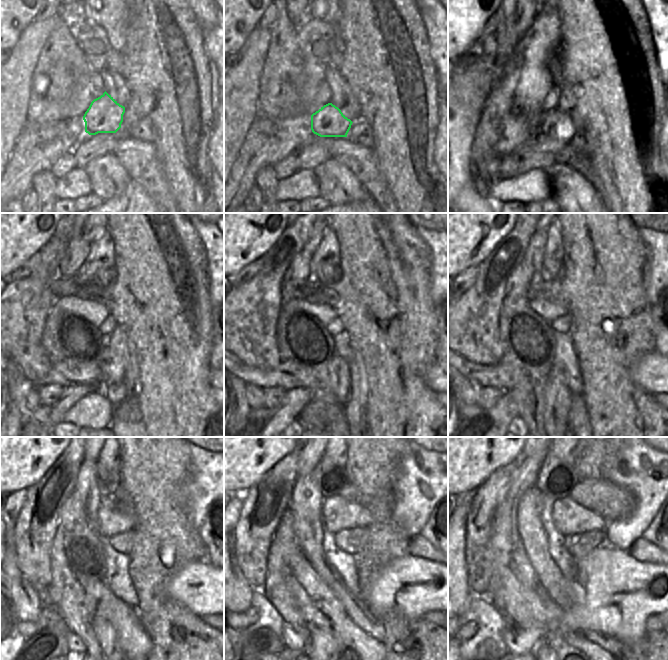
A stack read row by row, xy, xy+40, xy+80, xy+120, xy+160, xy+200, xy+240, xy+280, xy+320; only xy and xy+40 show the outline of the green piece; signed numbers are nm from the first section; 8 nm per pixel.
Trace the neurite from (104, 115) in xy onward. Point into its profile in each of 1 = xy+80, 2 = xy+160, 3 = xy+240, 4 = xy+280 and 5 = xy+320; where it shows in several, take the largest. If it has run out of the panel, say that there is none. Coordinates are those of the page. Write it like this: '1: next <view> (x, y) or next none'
1: next xy+80 (559, 125)
2: next xy+160 (337, 369)
3: next xy+240 (103, 639)
4: next xy+280 (322, 640)
5: next xy+320 (544, 640)

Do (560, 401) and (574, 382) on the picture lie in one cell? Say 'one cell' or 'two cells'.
two cells

